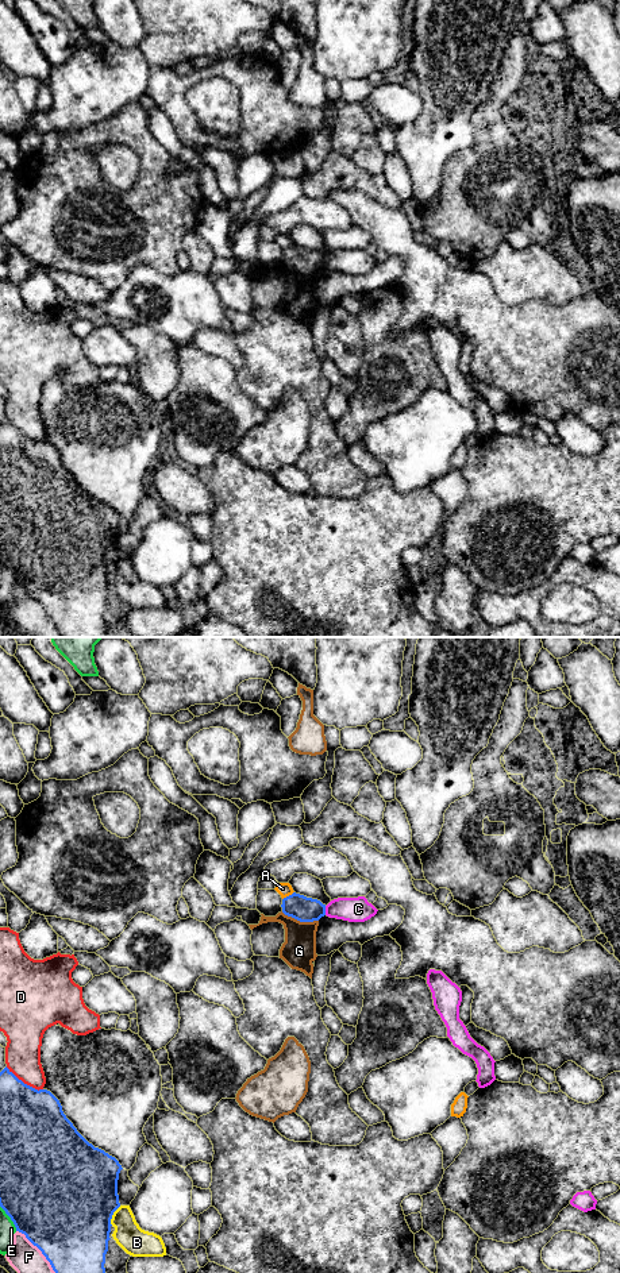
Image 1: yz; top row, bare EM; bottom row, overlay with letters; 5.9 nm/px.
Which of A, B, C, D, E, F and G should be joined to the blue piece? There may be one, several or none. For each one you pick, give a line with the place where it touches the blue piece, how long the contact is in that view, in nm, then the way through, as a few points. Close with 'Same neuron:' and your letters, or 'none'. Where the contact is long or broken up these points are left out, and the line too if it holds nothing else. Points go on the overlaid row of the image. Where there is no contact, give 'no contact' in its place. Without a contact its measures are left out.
Same neuron: none

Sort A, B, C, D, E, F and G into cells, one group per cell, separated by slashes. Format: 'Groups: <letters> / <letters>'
Groups: A / B / C / D / E / F / G

